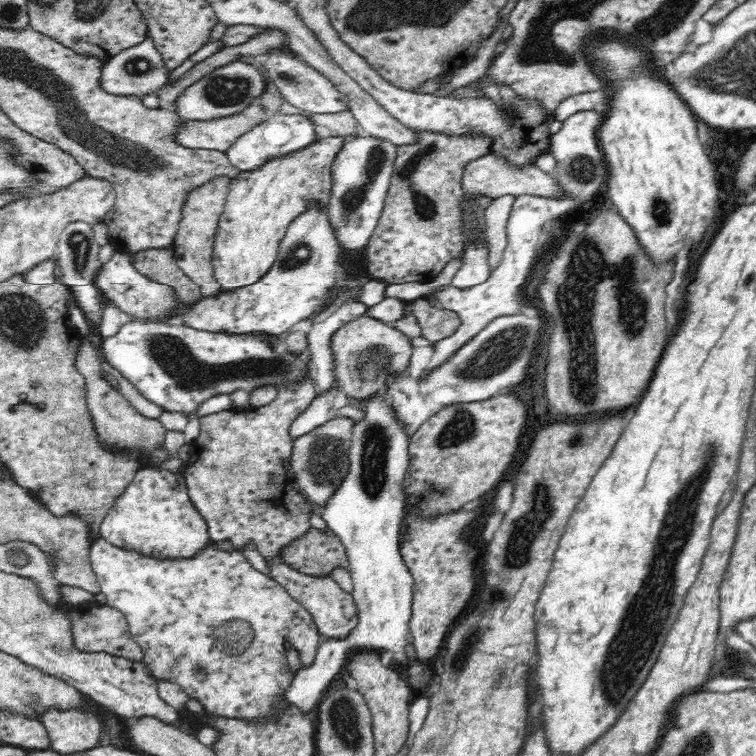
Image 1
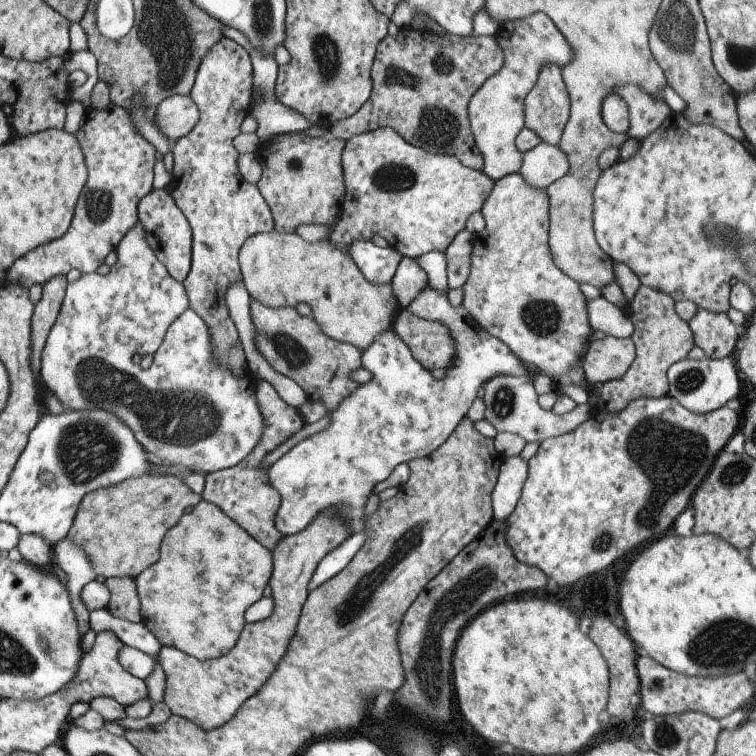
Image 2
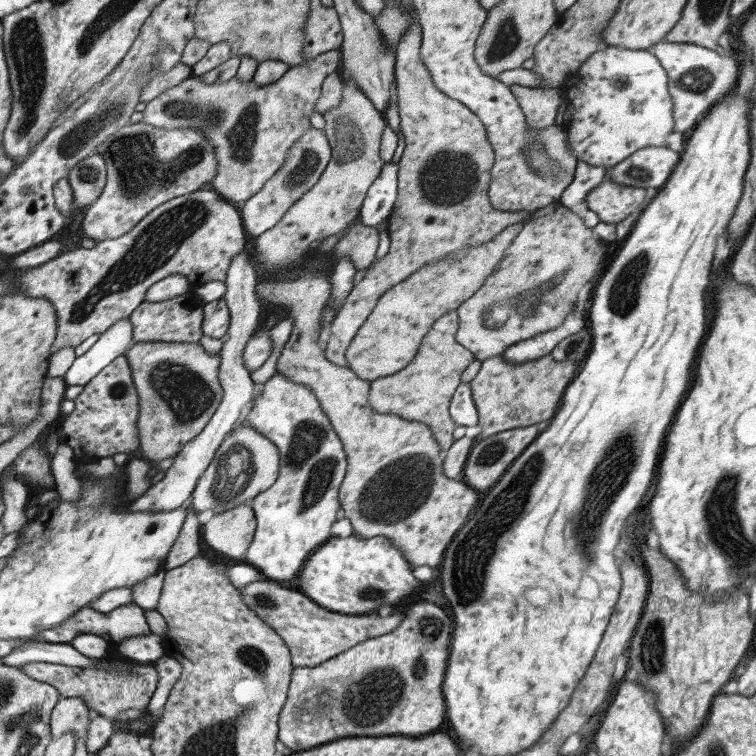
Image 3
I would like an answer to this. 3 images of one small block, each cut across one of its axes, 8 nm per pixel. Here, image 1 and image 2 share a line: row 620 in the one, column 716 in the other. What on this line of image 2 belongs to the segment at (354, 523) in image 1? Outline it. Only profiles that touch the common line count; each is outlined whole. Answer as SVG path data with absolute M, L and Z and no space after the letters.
M733 354L721 358L721 360L681 360L667 370L667 382L669 382L669 394L675 398L685 410L693 414L709 414L713 410L719 410L725 406L725 402L737 398L739 394L739 382L741 376L737 374Z

